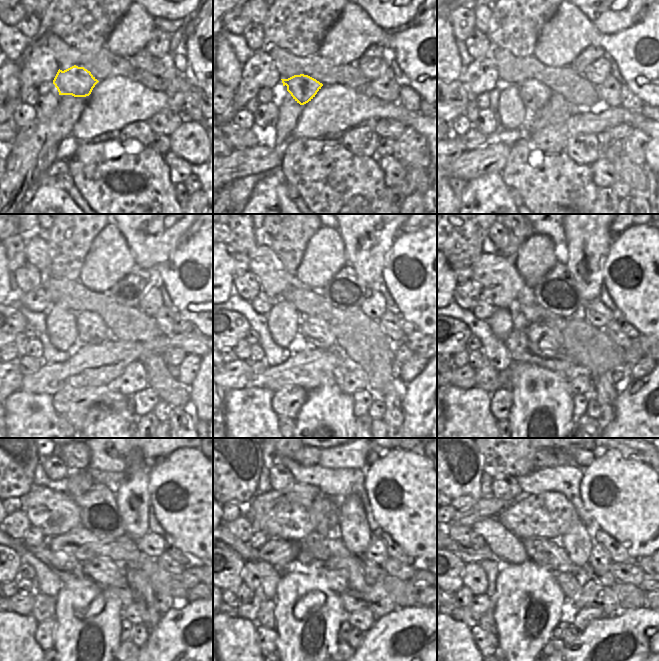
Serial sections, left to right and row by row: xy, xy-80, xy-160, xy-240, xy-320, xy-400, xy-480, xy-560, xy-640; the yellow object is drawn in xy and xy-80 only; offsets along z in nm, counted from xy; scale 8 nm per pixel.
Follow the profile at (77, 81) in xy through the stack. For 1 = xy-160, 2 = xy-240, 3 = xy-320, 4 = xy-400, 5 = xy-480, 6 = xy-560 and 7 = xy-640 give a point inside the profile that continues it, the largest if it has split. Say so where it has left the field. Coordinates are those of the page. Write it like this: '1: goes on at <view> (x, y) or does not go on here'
1: goes on at xy-160 (534, 94)
2: goes on at xy-240 (91, 329)
3: goes on at xy-320 (314, 330)
4: goes on at xy-400 (545, 337)
5: goes on at xy-480 (102, 570)
6: goes on at xy-560 (337, 581)
7: goes on at xy-640 (569, 585)

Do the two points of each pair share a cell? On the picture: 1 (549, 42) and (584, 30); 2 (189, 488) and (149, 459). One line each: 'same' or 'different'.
1: same
2: different

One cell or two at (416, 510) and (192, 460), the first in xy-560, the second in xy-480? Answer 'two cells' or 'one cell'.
one cell

